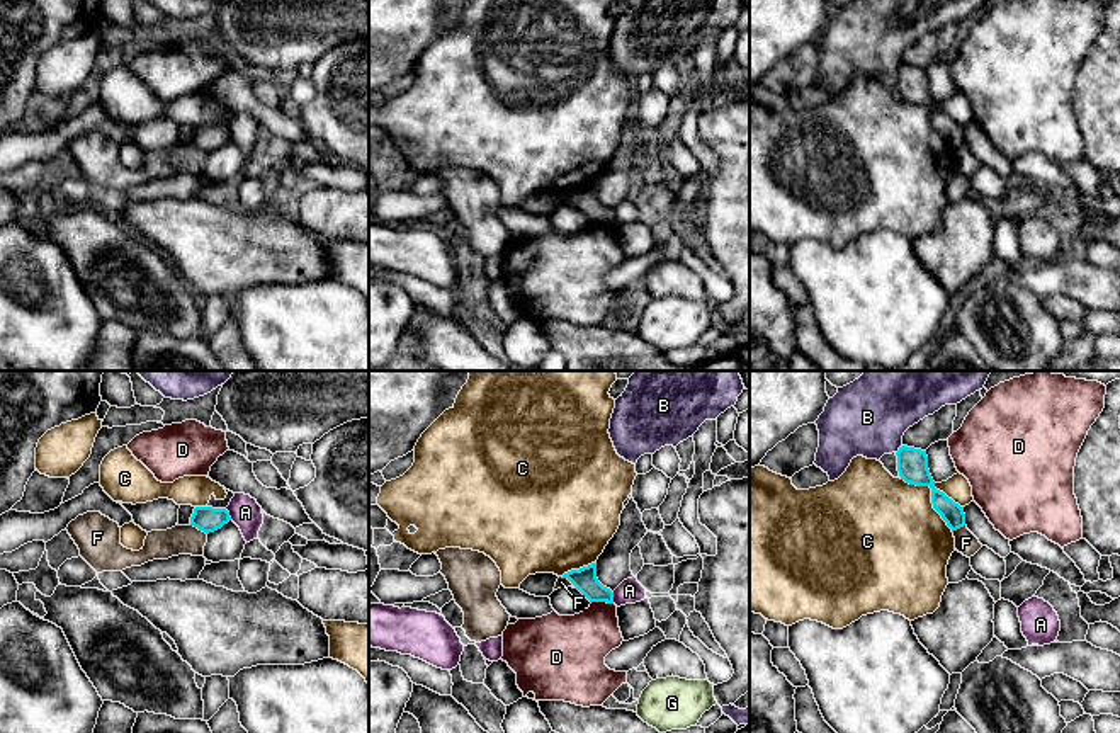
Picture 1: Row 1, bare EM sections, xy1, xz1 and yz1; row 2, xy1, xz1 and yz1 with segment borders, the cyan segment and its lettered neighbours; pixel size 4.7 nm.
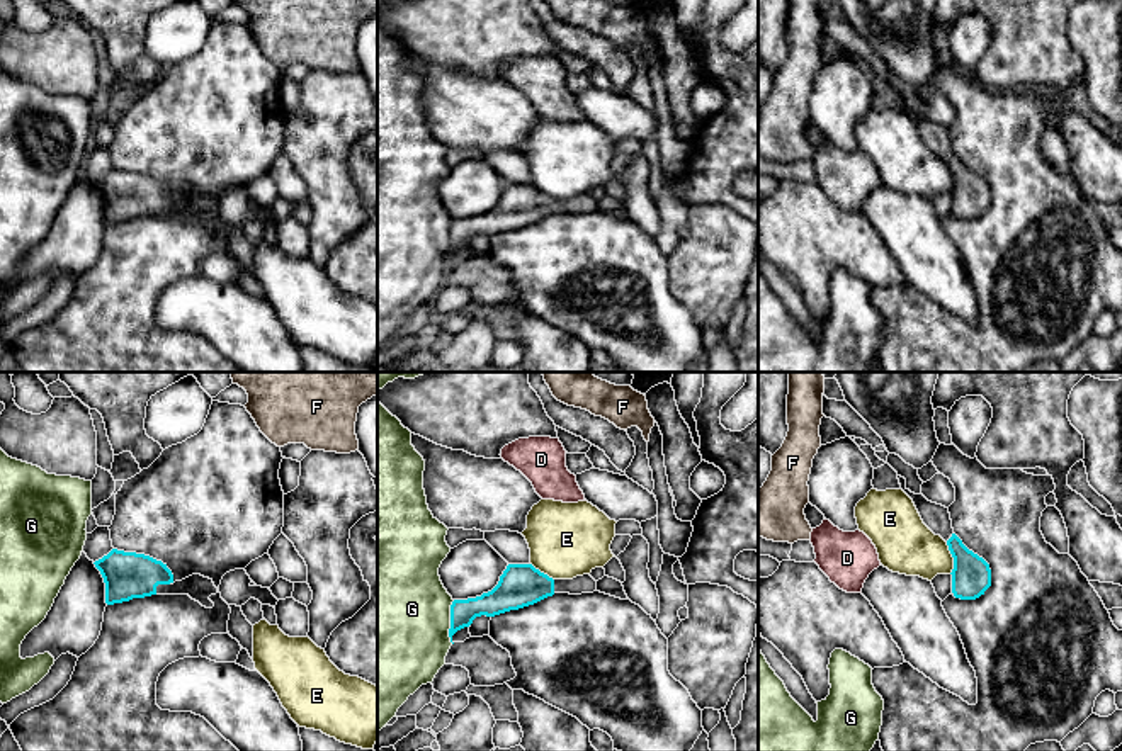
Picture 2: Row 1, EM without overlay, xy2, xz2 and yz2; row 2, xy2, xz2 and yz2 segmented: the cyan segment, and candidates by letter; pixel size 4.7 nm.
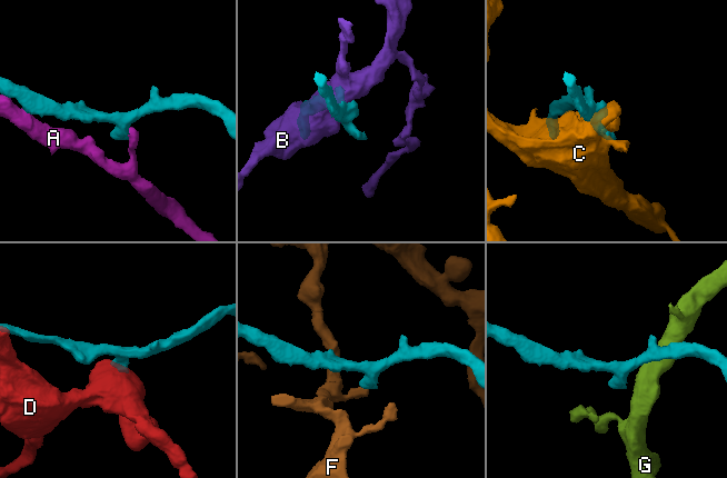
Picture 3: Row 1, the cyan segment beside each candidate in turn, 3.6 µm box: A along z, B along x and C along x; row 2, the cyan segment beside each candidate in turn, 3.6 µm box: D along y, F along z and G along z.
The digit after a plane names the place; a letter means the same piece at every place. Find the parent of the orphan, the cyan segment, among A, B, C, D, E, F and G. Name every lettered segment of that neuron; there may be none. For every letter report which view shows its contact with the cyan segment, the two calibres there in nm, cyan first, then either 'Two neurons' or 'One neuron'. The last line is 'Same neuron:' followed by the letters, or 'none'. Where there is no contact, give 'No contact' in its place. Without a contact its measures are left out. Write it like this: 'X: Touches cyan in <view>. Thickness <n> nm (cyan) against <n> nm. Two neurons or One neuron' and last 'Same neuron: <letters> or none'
A: Touches cyan in xy1. Thickness 120 nm (cyan) against 150 nm. Two neurons
B: Touches cyan in yz1. Thickness 140 nm (cyan) against 360 nm. Two neurons
C: Touches cyan in yz1. Thickness 140 nm (cyan) against 460 nm. Two neurons
D: Touches cyan in xz1. Thickness 110 nm (cyan) against 280 nm. Two neurons
E: Touches cyan in yz2. Thickness 190 nm (cyan) against 280 nm. Two neurons
F: Touches cyan in xy1. Thickness 120 nm (cyan) against 140 nm. Two neurons
G: Touches cyan in xz2. Thickness 120 nm (cyan) against 500 nm. Two neurons
Same neuron: none

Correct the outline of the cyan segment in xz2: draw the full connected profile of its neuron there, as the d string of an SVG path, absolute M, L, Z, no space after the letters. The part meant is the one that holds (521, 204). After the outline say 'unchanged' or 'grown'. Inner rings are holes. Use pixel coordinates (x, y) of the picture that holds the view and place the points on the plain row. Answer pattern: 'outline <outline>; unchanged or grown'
outline M508 184L498 204L481 216L454 219L450 224L449 257L468 246L471 257L490 253L490 240L495 234L534 224L554 212L593 212L597 200L590 194L573 199L552 199L532 184Z; grown

